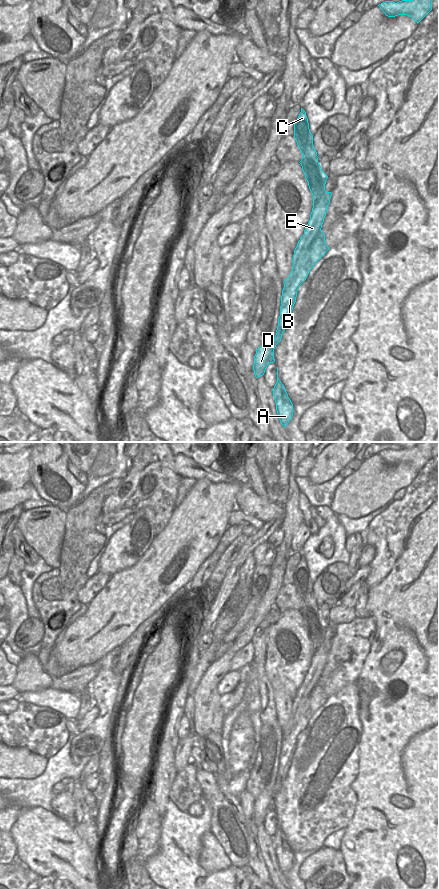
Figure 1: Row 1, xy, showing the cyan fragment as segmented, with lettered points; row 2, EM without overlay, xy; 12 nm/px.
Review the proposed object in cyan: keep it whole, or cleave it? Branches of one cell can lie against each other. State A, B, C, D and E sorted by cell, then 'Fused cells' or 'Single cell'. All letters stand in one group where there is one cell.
Groups: A B / C D E. Fused cells

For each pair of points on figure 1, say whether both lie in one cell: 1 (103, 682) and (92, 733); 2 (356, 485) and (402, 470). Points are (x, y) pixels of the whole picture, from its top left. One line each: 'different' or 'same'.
1: same
2: same

